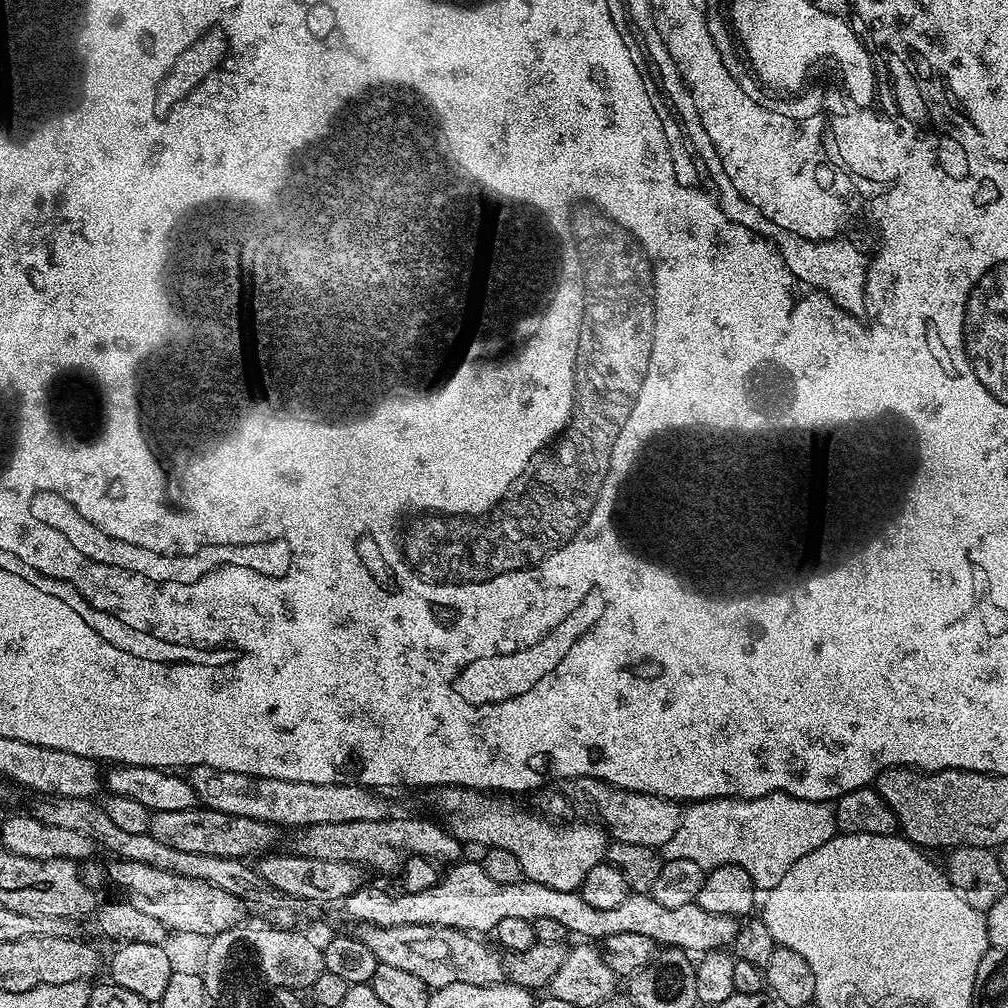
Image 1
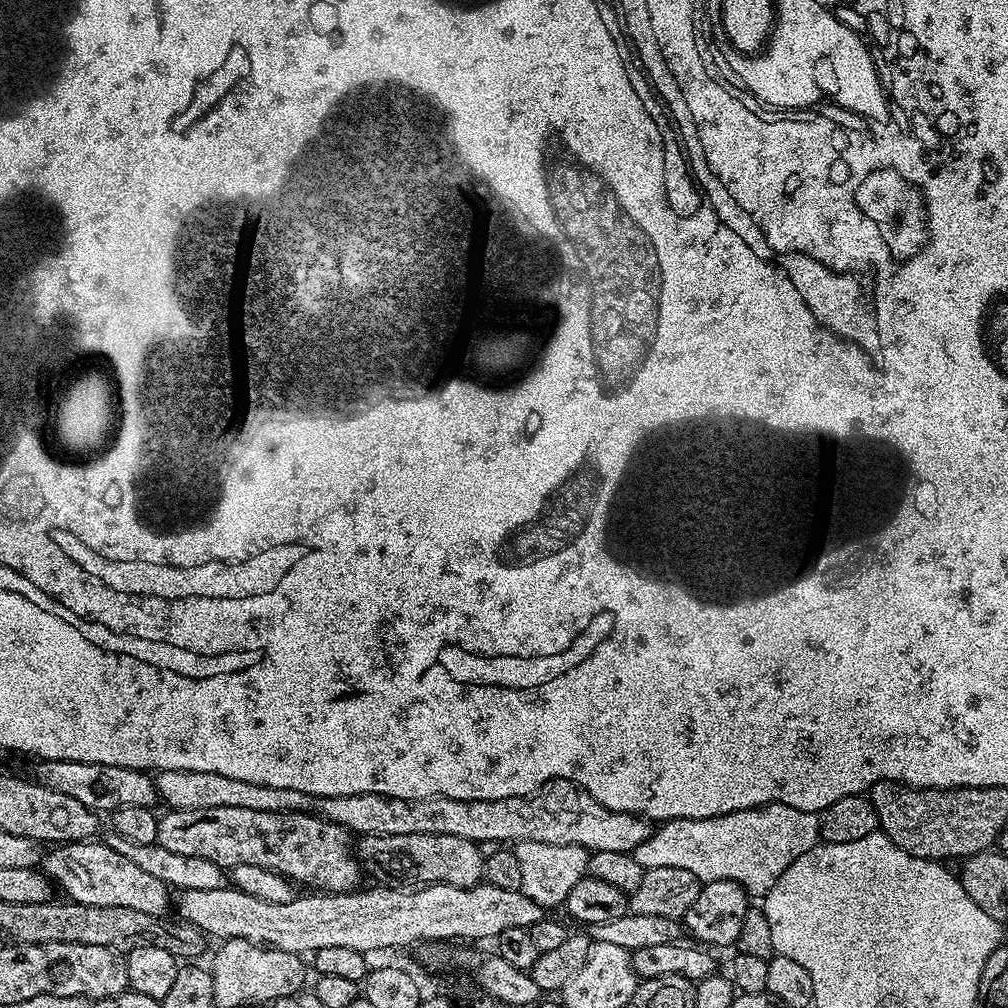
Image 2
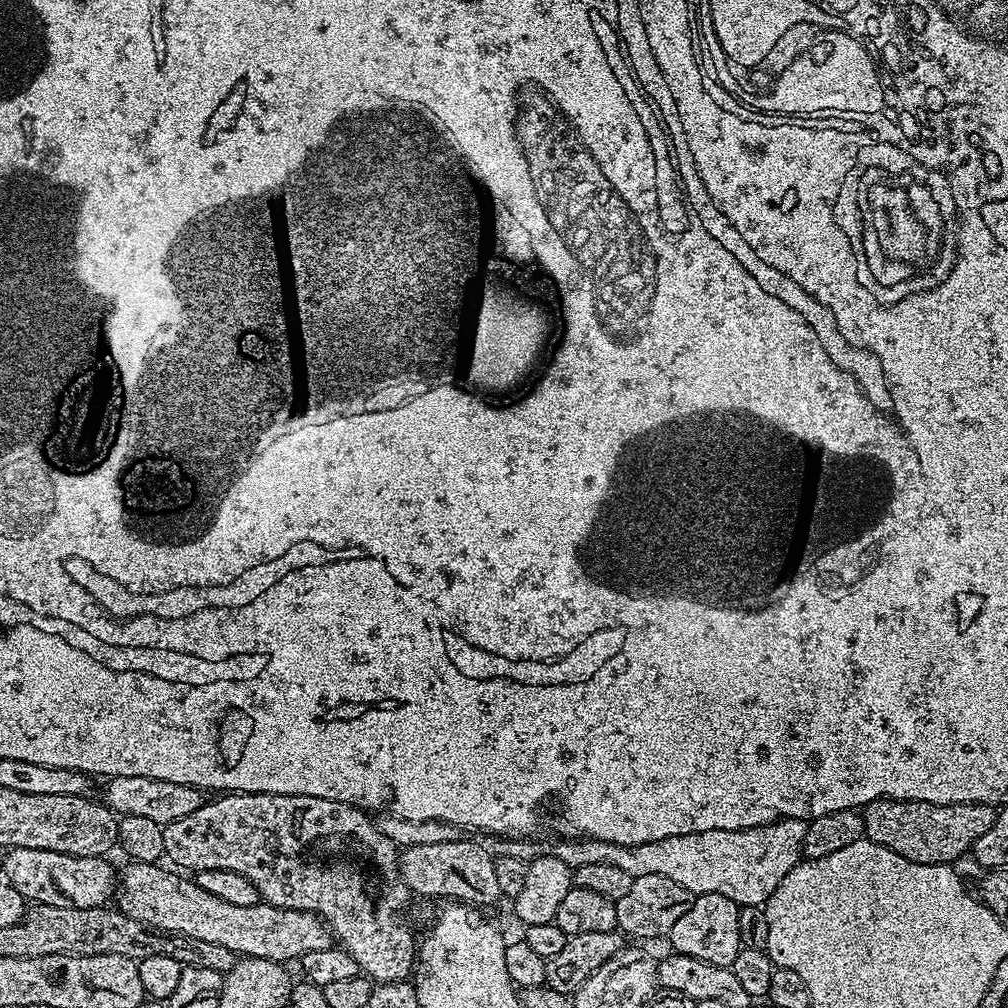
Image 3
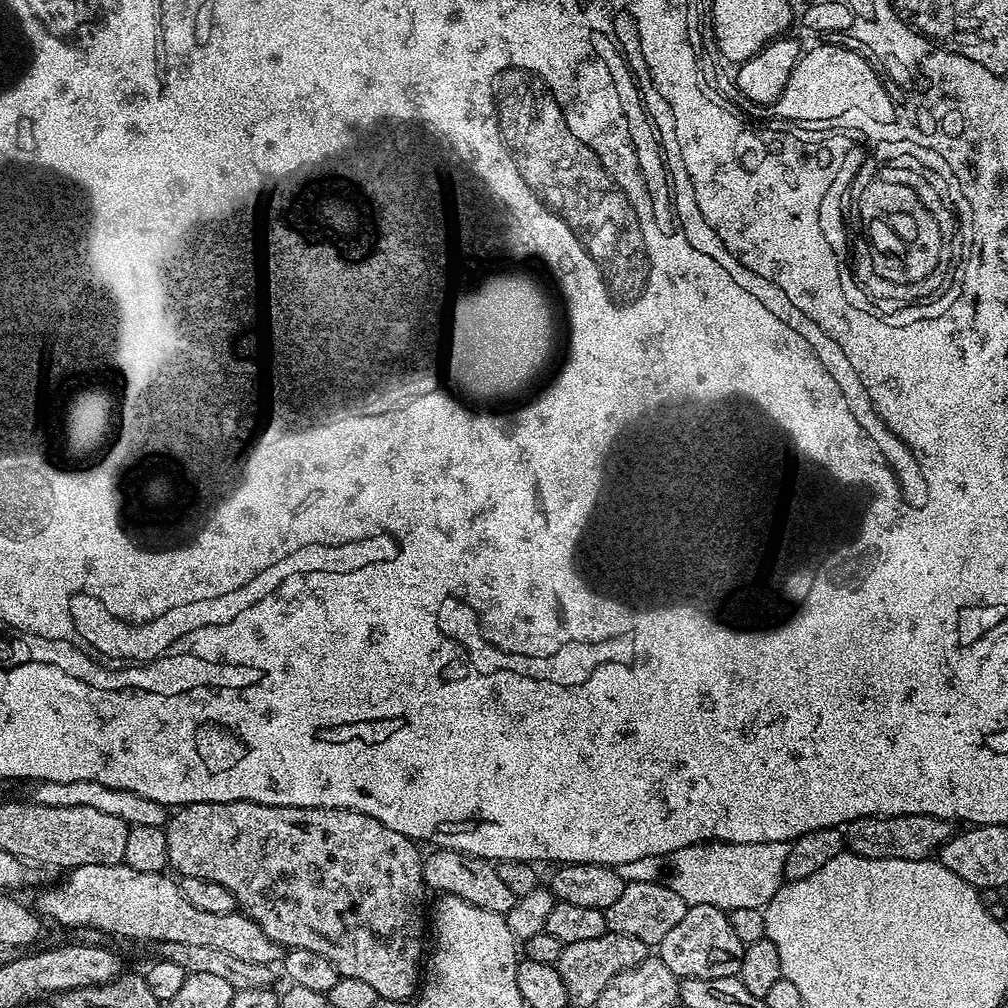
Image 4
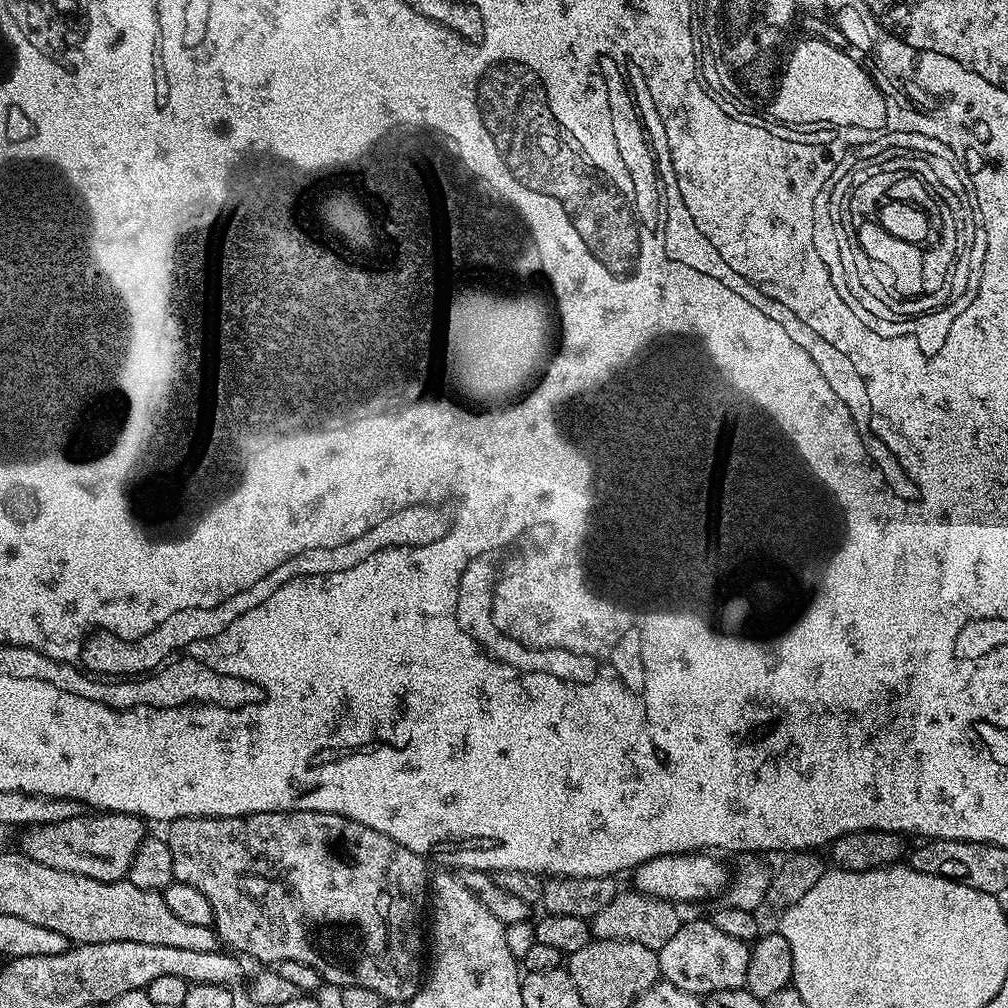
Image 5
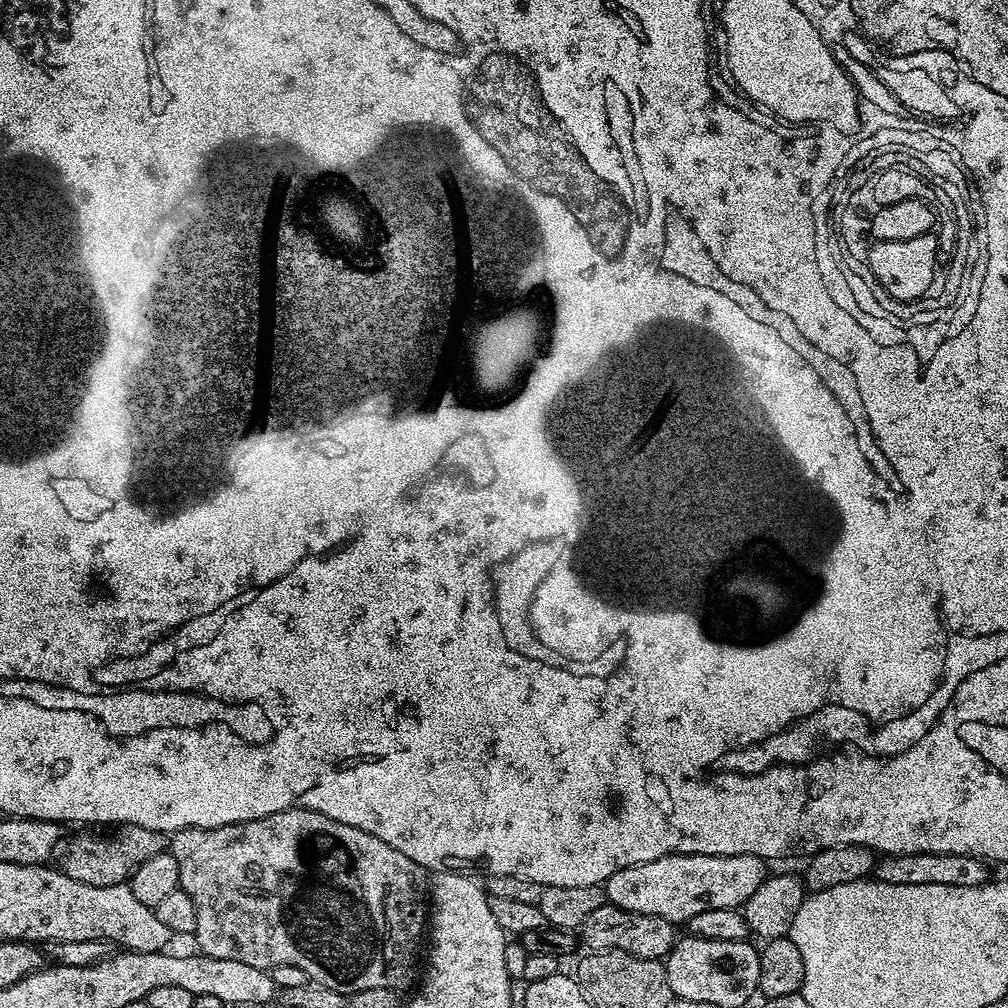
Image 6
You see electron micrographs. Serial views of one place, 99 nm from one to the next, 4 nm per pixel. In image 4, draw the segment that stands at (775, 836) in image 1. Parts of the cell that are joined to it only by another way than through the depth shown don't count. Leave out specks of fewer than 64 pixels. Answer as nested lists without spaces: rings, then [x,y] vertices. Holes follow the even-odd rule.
[[[705,842],[674,850],[670,854],[637,858],[635,862],[615,865],[615,870],[625,884],[654,882],[674,890],[674,894],[678,894],[690,906],[718,906],[729,913],[747,908],[763,909],[764,905],[770,902],[770,898],[774,898],[780,885],[785,883],[787,853],[788,844],[782,842]]]

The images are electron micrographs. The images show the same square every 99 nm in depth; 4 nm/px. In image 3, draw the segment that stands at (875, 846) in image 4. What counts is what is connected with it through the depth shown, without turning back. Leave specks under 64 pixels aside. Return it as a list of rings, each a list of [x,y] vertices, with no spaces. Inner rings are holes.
[[[875,800],[864,805],[864,835],[894,854],[902,854],[919,864],[955,865],[959,856],[968,856],[974,842],[990,830],[996,821],[997,809],[991,804],[931,804],[917,800]]]

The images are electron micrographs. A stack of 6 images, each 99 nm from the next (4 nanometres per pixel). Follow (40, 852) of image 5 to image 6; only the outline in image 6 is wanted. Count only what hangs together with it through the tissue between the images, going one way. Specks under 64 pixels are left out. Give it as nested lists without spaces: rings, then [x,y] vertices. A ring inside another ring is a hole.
[[[133,824],[119,825],[109,836],[99,836],[99,831],[84,830],[68,844],[68,853],[64,856],[62,870],[74,882],[82,882],[86,886],[114,886],[123,884],[150,858],[169,851],[169,833],[158,830],[146,830]]]

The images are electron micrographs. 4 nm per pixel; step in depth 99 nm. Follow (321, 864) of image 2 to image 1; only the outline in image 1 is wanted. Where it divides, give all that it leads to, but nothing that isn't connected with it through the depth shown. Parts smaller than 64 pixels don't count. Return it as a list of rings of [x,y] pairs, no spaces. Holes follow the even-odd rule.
[[[197,806],[190,810],[162,810],[153,812],[150,818],[148,833],[165,846],[174,846],[174,850],[187,850],[190,854],[210,854],[218,858],[256,858],[267,853],[268,848],[276,840],[277,825],[258,822],[258,818],[242,818],[234,814],[222,814],[218,810],[210,810],[203,806]]]

